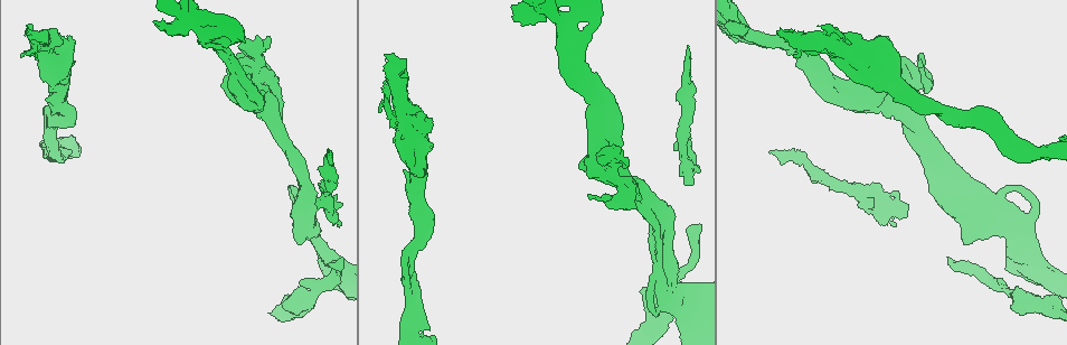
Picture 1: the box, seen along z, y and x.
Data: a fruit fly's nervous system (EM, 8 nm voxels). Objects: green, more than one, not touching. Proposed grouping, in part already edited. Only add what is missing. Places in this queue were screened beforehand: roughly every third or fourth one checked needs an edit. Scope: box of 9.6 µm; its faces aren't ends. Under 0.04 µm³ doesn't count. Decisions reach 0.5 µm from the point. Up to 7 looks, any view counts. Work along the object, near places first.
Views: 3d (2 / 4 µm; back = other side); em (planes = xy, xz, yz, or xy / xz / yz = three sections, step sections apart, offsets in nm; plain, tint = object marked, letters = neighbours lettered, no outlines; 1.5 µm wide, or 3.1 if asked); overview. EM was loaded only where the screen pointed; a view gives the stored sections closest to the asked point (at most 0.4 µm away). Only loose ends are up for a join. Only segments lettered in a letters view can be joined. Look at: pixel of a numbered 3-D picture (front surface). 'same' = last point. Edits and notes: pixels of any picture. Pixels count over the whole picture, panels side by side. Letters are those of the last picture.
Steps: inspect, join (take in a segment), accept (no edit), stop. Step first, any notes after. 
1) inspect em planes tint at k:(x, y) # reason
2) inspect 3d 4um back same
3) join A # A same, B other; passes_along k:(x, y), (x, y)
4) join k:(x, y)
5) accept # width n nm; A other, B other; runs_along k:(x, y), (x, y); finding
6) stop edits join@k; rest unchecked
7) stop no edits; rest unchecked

inspect 3d 2um at 1:(906, 215) # free end

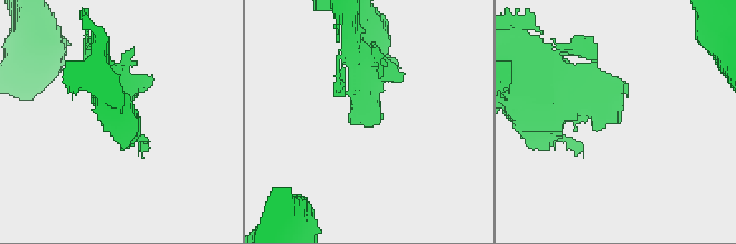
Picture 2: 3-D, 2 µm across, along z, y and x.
inspect em xy step 4 letters at 2:(618, 123)

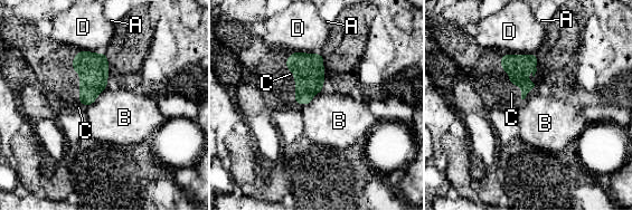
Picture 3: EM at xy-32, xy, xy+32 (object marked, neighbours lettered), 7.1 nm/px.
inspect em planes letters same

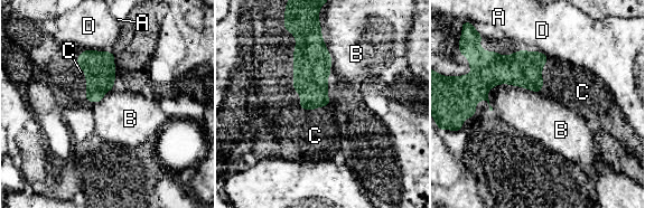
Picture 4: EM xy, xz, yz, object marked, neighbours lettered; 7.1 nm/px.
join C # A other, B other, C same, D other; passes_along 4:(310, 74), (329, 103), (315, 134); it goes on there

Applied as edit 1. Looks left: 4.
inspect overview # redraw

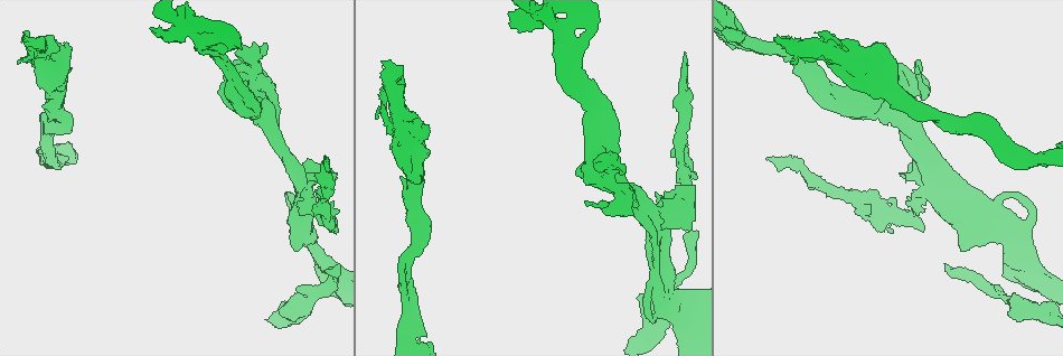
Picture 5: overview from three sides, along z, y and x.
inspect 3d 4um at 5:(303, 284) # an open end

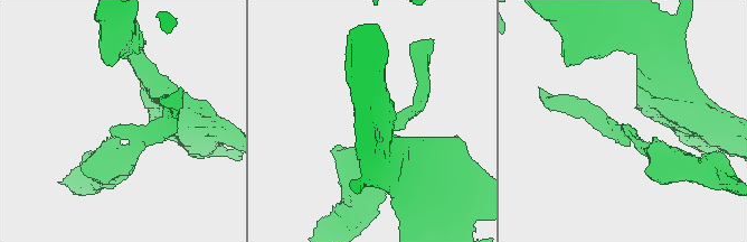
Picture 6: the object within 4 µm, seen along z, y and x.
inspect em planes letters at 6:(119, 124) # now the EM

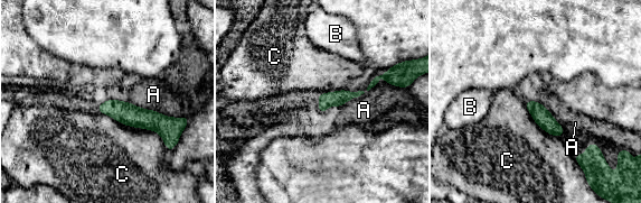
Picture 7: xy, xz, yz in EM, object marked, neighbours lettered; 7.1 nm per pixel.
accept # longest_contact C 600 nm; A other, B other, C other; no lettered segment goes on from it

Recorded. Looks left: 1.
inspect em planes letters at 5:(256, 117) # free end

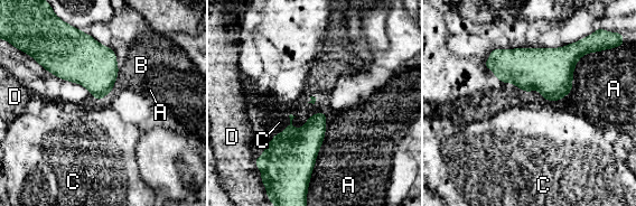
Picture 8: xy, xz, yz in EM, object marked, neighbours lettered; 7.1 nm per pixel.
accept # A other, B other, C other, D other; border 8:(289, 115), (286, 129), (277, 133); no lettered segment goes on from it

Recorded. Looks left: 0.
stop edits join@4; rest unchecked

